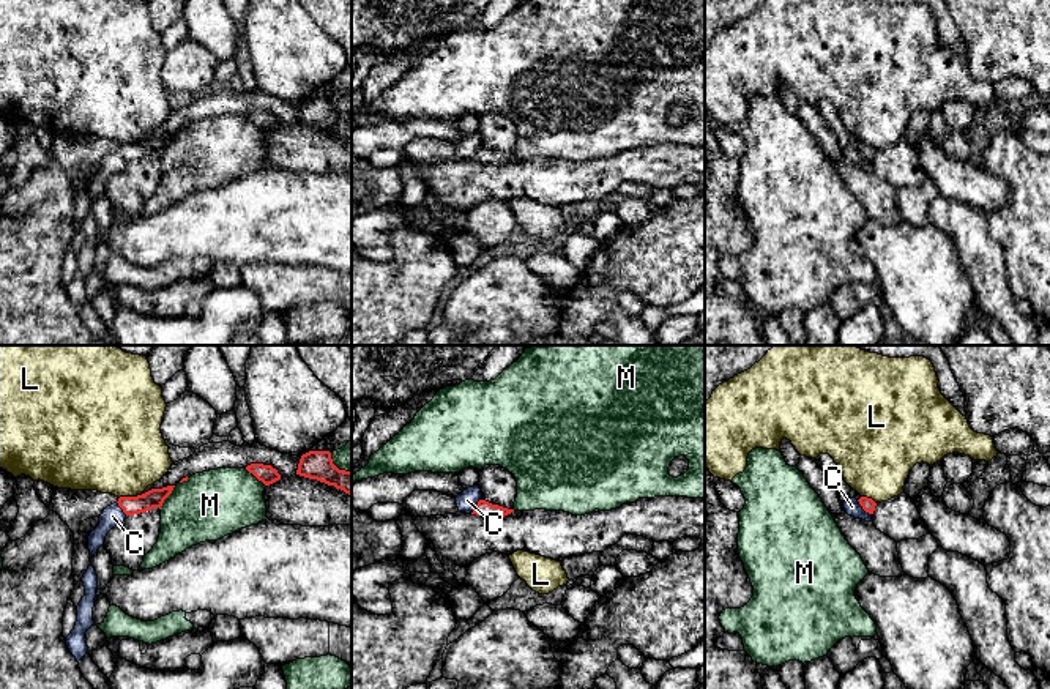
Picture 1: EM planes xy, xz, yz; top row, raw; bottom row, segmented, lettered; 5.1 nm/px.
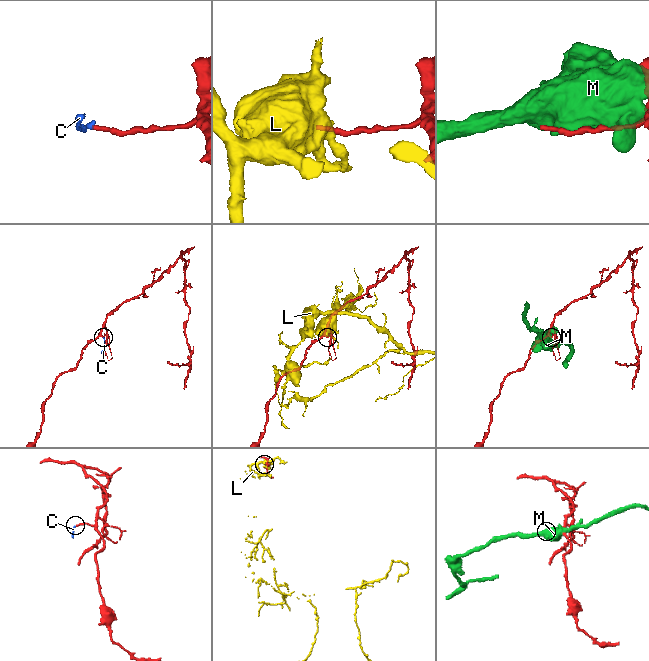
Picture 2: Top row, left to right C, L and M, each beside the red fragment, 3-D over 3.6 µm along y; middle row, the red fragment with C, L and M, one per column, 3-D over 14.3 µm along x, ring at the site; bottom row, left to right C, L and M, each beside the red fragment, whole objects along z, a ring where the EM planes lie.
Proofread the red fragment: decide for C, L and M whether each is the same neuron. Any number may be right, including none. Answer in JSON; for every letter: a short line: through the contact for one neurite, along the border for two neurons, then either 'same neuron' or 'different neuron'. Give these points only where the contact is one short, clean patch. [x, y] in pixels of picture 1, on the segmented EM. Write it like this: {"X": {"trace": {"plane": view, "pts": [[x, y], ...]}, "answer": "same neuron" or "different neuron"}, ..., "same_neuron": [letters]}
{"C": {"trace": {"plane": "yz", "pts": [[867, 505], [863, 508], [852, 506]]}, "answer": "same neuron"}, "L": {"answer": "different neuron"}, "M": {"answer": "different neuron"}, "same_neuron": ["C"]}

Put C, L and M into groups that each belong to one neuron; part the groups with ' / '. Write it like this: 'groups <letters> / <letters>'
groups C / L / M

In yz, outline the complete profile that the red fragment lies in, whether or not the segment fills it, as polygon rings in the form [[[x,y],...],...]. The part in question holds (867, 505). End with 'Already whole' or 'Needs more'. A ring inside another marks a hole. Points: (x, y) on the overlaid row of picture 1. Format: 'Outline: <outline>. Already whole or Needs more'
Outline: [[[848,497],[843,501],[843,509],[848,516],[866,522],[872,522],[872,514],[875,511],[875,506],[877,503],[867,497],[861,497],[859,500]]]. Needs more

